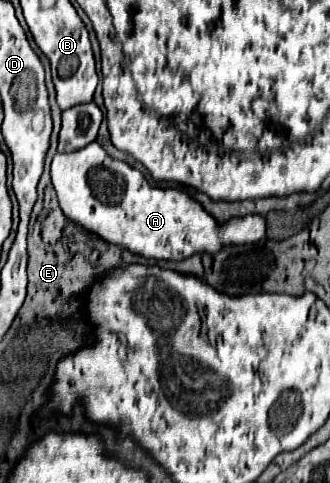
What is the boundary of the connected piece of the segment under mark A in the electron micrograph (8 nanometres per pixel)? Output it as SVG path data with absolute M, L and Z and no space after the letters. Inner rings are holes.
M90 142L76 152L56 154L52 160L52 184L68 220L110 244L146 258L182 260L198 252L216 254L228 244L254 244L266 234L264 216L248 214L218 222L186 190L150 186L140 170L110 158L98 142Z

